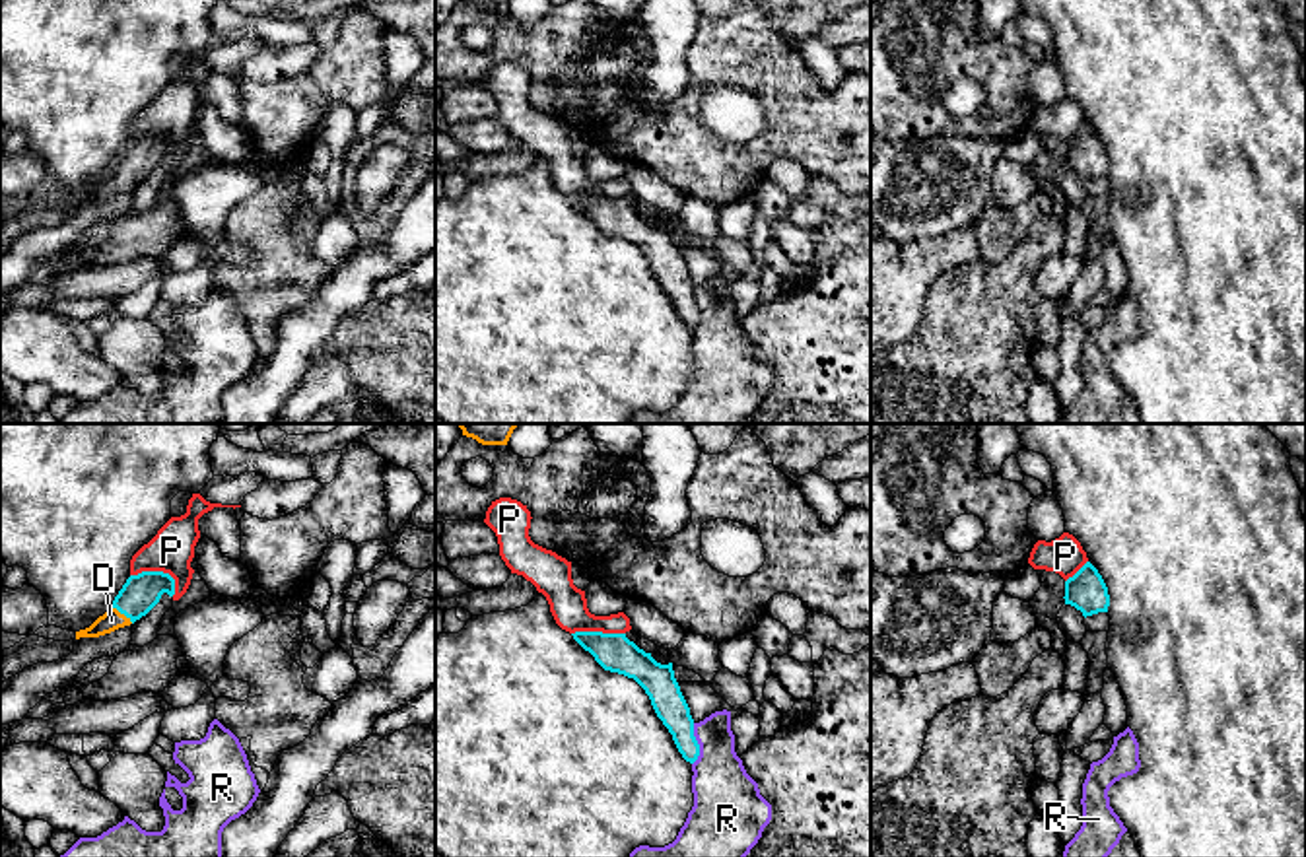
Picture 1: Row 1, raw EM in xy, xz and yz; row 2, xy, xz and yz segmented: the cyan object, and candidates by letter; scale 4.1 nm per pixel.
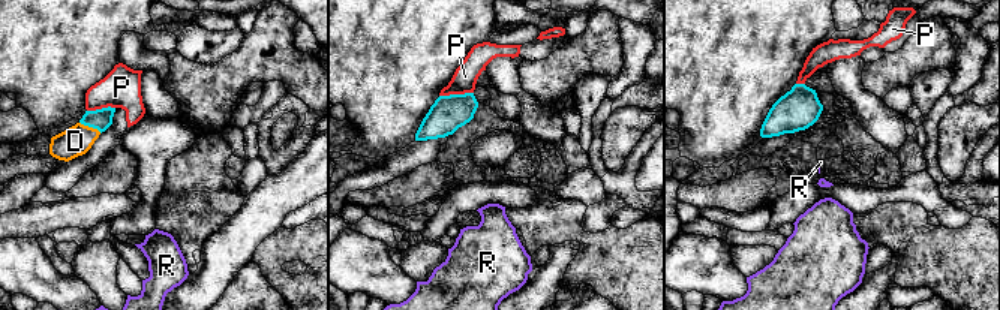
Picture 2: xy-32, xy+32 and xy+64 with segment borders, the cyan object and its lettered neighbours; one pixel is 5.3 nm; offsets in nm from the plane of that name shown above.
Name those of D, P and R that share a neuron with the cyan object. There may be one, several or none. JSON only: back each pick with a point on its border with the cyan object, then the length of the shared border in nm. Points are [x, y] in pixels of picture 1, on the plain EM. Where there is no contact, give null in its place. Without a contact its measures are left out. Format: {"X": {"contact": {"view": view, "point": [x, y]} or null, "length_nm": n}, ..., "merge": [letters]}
{"D": {"contact": {"view": "xy", "point": [123, 177]}, "length_nm": 120}, "merge": ["D"]}

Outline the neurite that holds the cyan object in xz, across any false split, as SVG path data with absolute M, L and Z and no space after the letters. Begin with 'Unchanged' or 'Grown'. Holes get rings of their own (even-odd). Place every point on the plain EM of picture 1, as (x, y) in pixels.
Unchanged. M575 196L571 200L604 235L634 243L645 255L678 317L686 326L694 328L700 321L700 309L672 227L657 227L651 218L639 214L626 198Z

